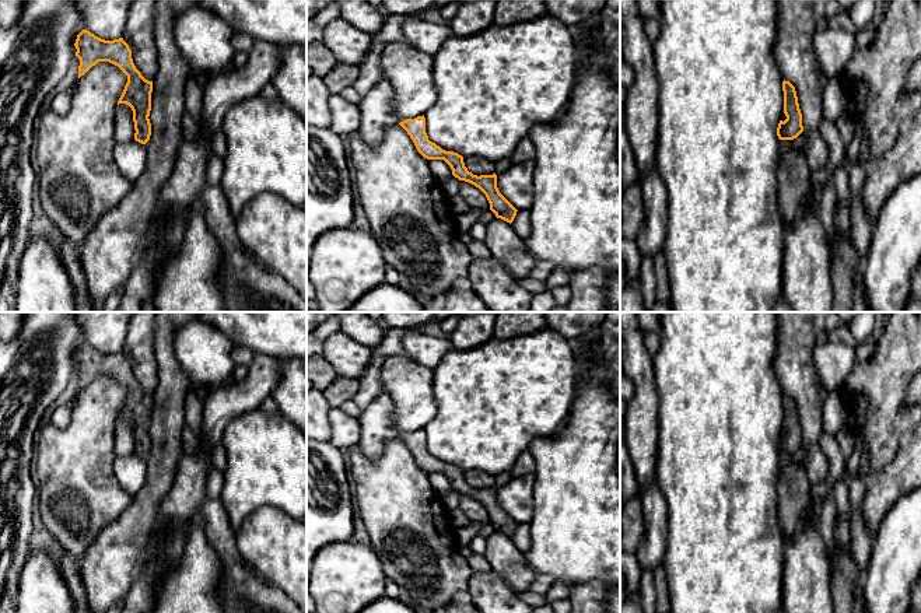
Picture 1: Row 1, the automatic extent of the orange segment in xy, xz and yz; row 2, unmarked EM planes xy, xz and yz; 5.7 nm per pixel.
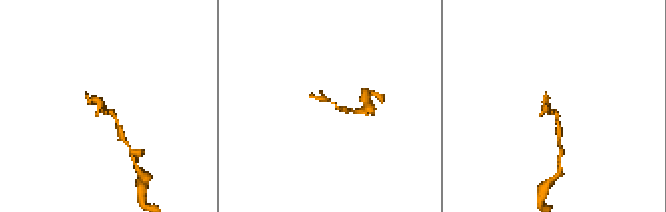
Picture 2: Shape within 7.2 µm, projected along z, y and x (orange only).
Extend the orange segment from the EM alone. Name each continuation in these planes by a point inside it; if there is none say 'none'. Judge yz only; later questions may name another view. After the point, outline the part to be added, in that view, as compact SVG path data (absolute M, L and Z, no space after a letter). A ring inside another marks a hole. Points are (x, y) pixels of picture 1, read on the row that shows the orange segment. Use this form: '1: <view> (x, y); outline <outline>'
none

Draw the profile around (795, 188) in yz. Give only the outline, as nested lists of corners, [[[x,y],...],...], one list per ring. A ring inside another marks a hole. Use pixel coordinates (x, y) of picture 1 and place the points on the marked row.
[[[780,140],[780,165],[778,174],[778,207],[785,230],[802,213],[813,193],[810,181],[810,168],[795,146],[794,140]]]

